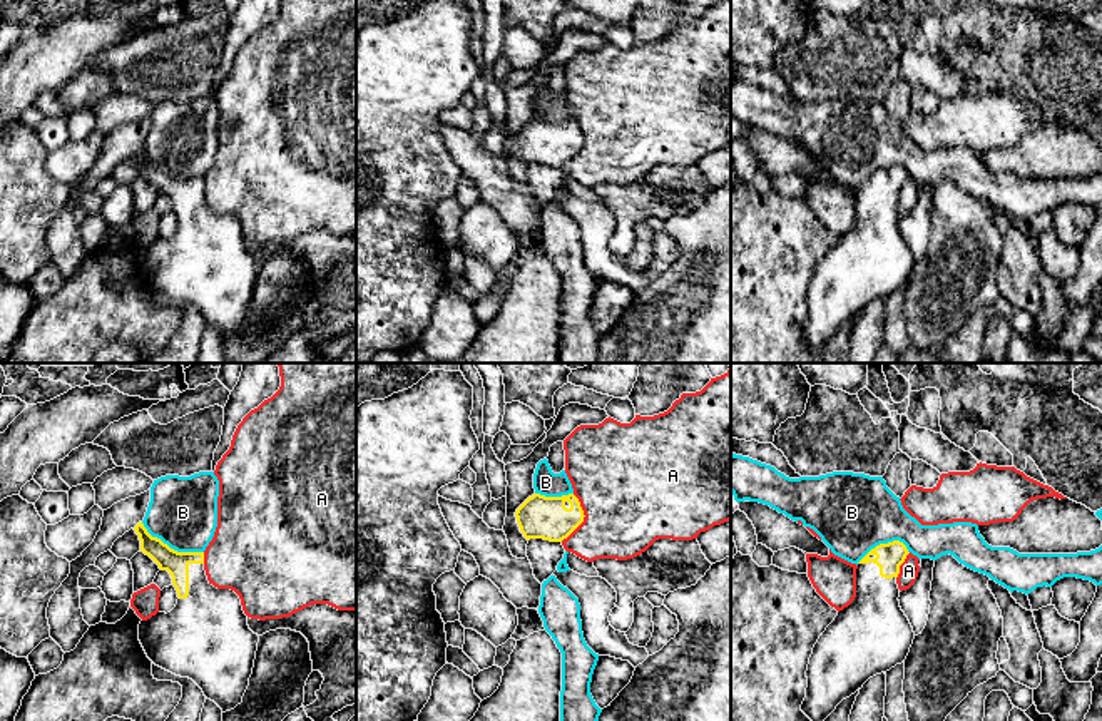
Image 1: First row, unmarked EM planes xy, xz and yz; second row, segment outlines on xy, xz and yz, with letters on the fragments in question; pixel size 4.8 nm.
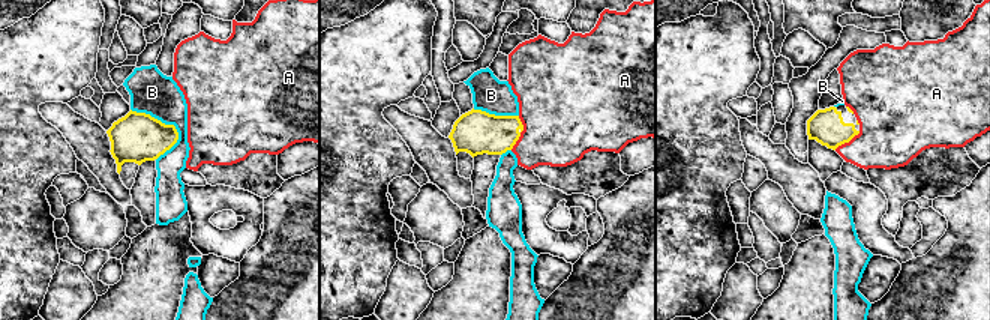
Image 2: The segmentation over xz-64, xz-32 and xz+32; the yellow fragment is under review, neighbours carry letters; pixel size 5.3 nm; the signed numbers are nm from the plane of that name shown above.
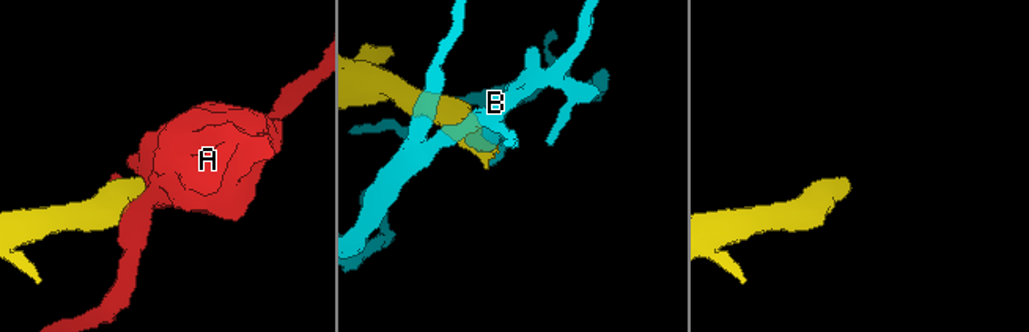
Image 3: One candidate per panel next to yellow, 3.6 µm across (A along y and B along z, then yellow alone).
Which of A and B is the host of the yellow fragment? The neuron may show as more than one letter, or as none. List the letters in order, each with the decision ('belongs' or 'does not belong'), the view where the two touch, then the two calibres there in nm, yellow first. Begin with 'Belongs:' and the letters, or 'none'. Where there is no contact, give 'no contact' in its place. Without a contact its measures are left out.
Belongs: none
A: does not belong; contact in xz; calibres 200 and 460 nm
B: does not belong; contact in xy; calibres 110 and 340 nm

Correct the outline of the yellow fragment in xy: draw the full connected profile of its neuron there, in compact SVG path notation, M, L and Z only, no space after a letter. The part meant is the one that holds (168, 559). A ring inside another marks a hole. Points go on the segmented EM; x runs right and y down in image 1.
M142 522L134 527L140 552L161 570L167 570L177 591L177 604L171 612L157 612L139 624L139 641L147 657L159 667L192 679L222 713L242 703L253 674L259 636L247 626L239 596L231 589L214 587L204 570L204 552L177 552L152 537Z

